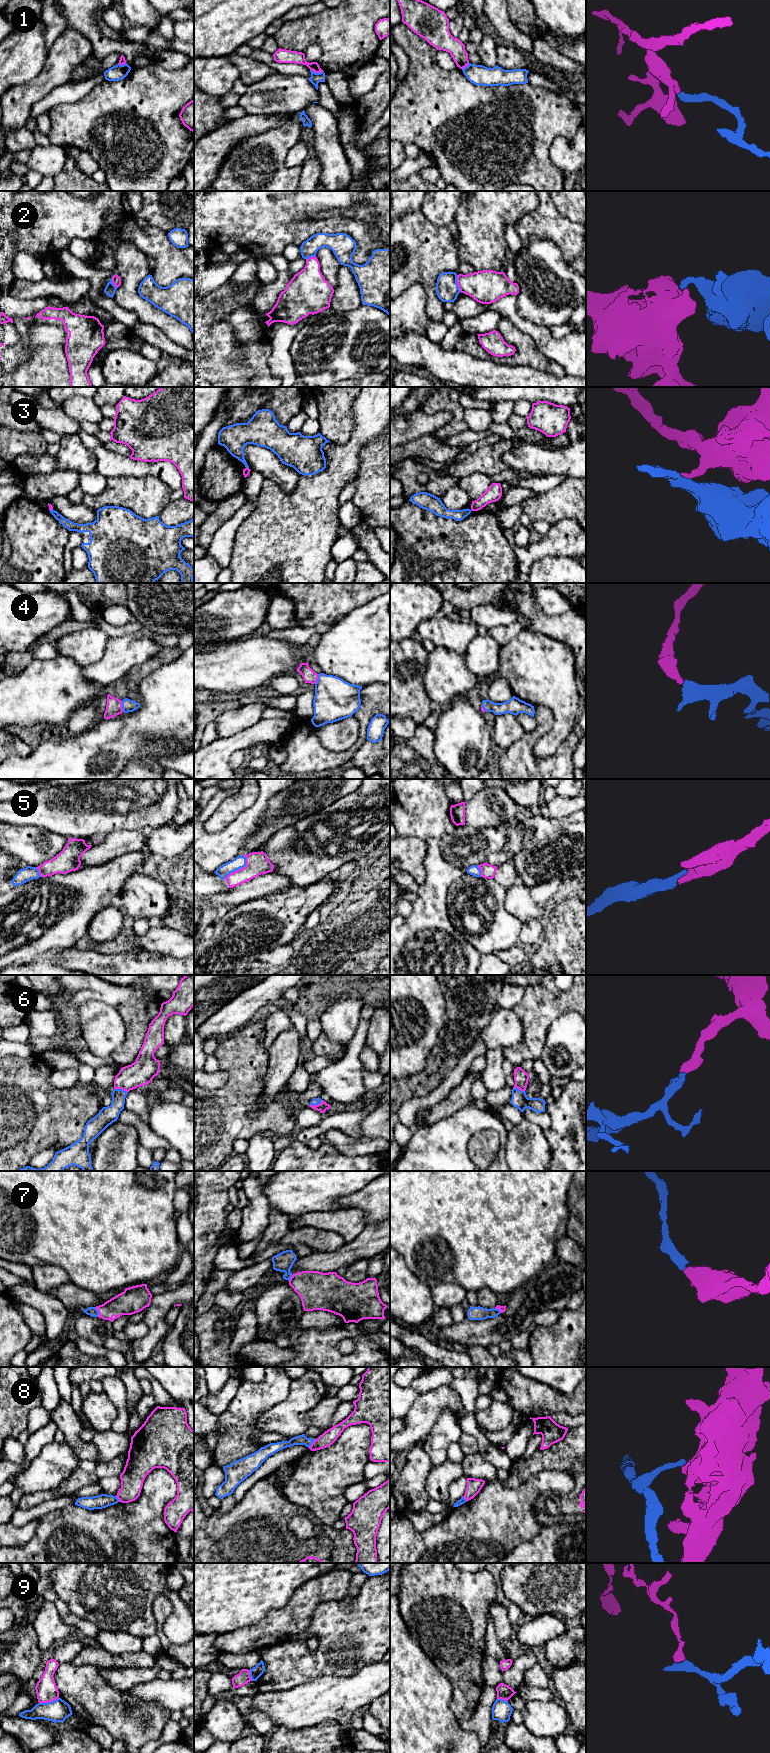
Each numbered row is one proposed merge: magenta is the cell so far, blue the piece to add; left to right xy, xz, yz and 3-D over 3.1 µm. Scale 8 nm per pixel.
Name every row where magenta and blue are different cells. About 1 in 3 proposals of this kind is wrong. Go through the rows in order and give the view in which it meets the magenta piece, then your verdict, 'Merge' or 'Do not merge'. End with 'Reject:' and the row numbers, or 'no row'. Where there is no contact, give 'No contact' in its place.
1: Touches magenta in xz. Do not merge
2: Touches magenta in yz. Do not merge
3: Touches magenta in xy. Do not merge
4: Touches magenta in xy. Merge
5: Touches magenta in xz. Merge
6: Touches magenta in xy. Merge
7: Touches magenta in xy. Merge
8: Touches magenta in xz. Do not merge
9: Touches magenta in xy. Do not merge
Reject: 1, 2, 3, 8, 9

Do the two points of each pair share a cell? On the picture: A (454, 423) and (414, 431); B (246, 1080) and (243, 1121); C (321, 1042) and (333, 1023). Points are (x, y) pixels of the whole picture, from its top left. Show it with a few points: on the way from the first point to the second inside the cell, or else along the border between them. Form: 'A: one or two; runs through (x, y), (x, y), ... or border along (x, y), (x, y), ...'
A: two; border along (450, 410), (450, 419), (434, 433)
B: one; runs through (243, 1090), (243, 1111)
C: two; border along (322, 1031), (331, 1041), (336, 1042), (341, 1047)

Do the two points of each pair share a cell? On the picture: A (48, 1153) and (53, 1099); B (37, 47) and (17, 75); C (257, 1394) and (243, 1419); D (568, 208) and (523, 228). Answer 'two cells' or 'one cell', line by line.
A: two cells
B: one cell
C: one cell
D: two cells

